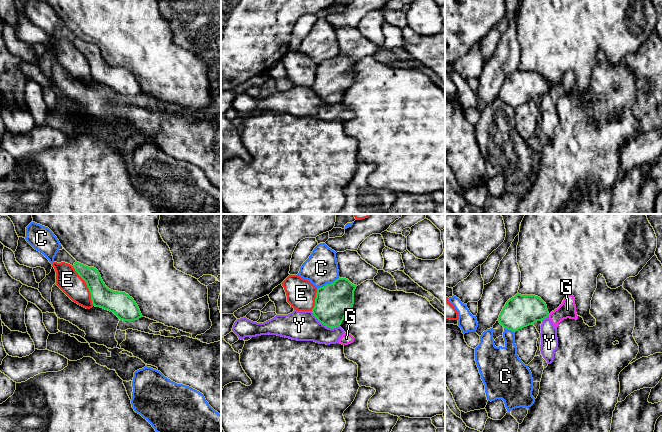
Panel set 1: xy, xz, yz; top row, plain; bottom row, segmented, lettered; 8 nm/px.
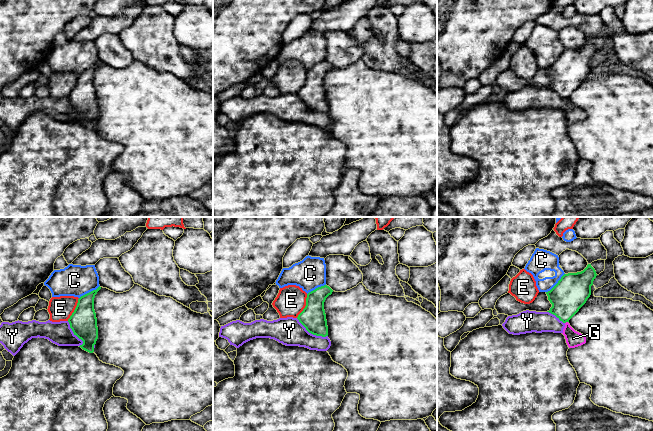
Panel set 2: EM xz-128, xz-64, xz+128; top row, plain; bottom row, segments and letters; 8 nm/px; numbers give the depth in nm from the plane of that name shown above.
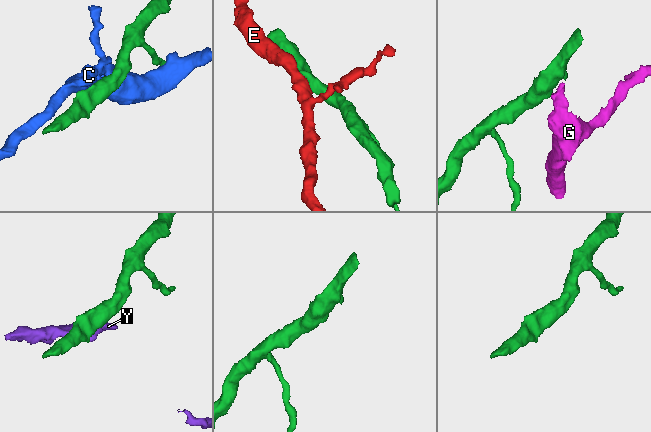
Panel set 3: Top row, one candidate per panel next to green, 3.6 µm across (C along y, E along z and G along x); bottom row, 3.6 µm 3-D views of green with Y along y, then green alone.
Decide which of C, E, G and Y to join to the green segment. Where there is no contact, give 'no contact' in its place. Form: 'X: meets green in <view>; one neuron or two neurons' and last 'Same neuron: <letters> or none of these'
C: meets green in xz; two neurons
E: meets green in xy; two neurons
G: meets green in yz; two neurons
Y: meets green in xz; two neurons
Same neuron: none of these

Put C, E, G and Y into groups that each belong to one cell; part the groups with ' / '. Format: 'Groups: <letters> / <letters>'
Groups: C / E / G Y

